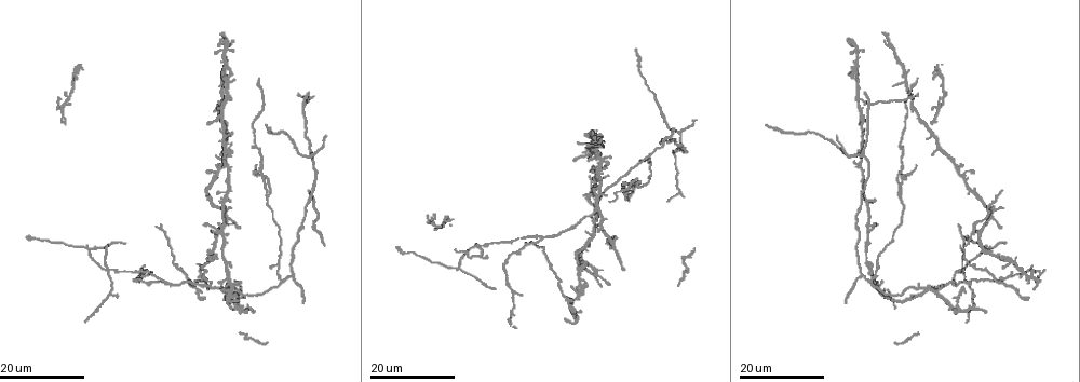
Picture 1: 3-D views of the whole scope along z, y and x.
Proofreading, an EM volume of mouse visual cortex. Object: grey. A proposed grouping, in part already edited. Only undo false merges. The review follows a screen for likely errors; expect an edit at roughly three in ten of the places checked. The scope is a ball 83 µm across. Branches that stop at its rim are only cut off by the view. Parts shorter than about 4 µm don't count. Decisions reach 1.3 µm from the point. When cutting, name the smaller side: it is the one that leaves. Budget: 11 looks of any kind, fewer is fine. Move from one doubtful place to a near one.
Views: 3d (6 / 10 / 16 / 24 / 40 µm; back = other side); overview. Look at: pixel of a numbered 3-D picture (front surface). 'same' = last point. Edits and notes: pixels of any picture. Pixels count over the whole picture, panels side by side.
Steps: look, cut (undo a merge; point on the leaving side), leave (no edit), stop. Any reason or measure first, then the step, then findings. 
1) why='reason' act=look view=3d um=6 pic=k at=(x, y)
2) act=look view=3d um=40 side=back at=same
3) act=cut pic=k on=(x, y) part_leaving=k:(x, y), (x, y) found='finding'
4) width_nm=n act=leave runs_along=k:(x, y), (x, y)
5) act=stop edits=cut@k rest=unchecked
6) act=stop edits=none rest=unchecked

why='three-way junction' act=look view=3d um=16 pic=1 at=(90, 248)

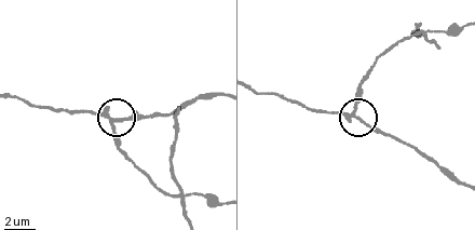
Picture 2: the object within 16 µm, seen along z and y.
act=look view=3d um=6 pic=2 at=(111, 117)

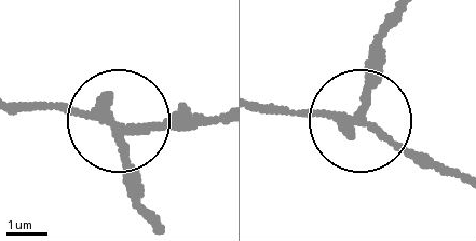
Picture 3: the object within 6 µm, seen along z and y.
side_arm_um=11 act=cut pic=3 on=(164, 118) part_leaving=3:(117, 131), (68, 110), (17, 110) found='a second neuron is stuck on'

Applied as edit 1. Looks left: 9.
why='four or more arms meet' act=look view=3d um=16 pic=1 at=(476, 247)

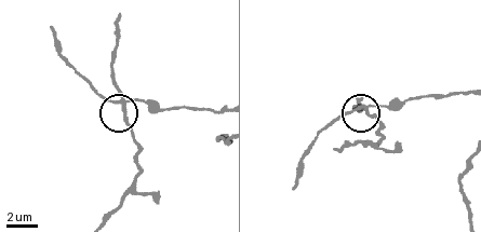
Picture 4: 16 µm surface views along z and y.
act=look view=3d um=6 pic=4 at=(122, 110)

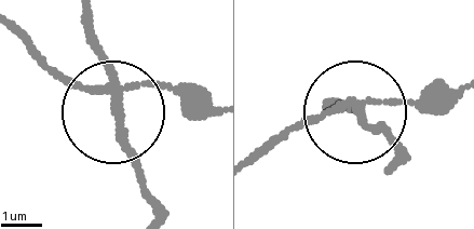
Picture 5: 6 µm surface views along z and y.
side_arm_um=17 arms=4 act=cut pic=5 on=(85, 37) found='a second neuron is stuck on'

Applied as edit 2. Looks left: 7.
act=look view=overview

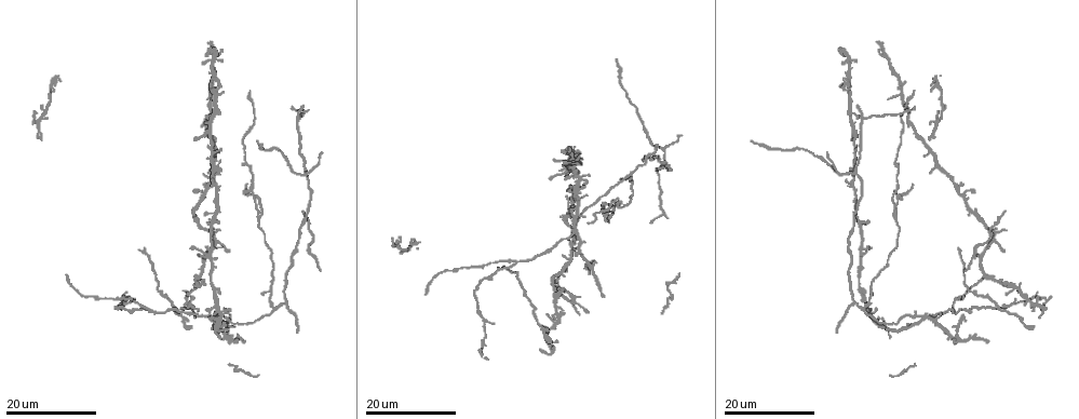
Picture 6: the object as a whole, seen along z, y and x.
why='small branch off a trunk' act=look view=3d um=24 pic=6 at=(208, 255)

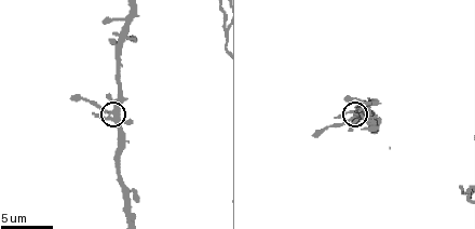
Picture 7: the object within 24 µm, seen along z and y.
why='zoom in' act=look view=3d um=6 pic=7 at=(112, 114)

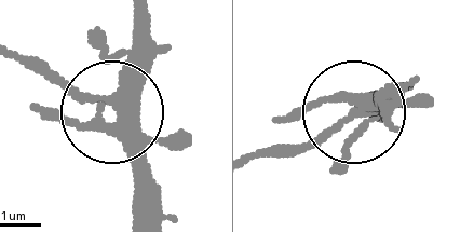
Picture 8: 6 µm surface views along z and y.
arms=4 act=leave runs_along=8:(136, 18), (123, 100), (75, 94), (48, 73) found='continuous, no second neuron'

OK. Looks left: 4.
why='four or more arms meet' act=look view=3d um=16 pic=6 at=(923, 316)

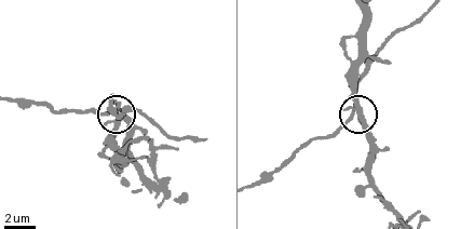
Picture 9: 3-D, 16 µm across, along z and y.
act=look view=3d um=10 at=same

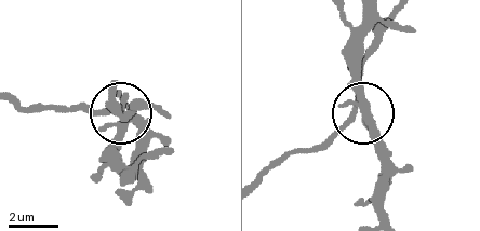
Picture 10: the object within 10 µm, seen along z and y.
width_nm=220 act=leave runs_along=10:(129, 181), (116, 166), (120, 113) found='all the same neuron'

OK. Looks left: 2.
why='two arms in line, one across' act=look view=3d um=16 pic=6 at=(955, 335)

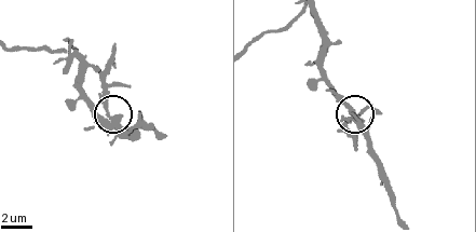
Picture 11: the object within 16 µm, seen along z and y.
act=look view=3d um=6 pic=11 at=(109, 115)

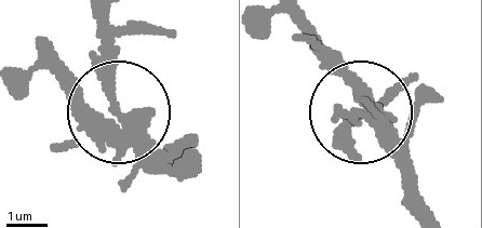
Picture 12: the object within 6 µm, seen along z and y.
width_nm=290 act=cut pic=12 on=(108, 42) part_leaving=12:(116, 103), (108, 13) found='a second neuron is stuck on'

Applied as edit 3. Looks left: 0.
act=stop edits=cut@3,cut@5,cut@12 rest=unchecked

